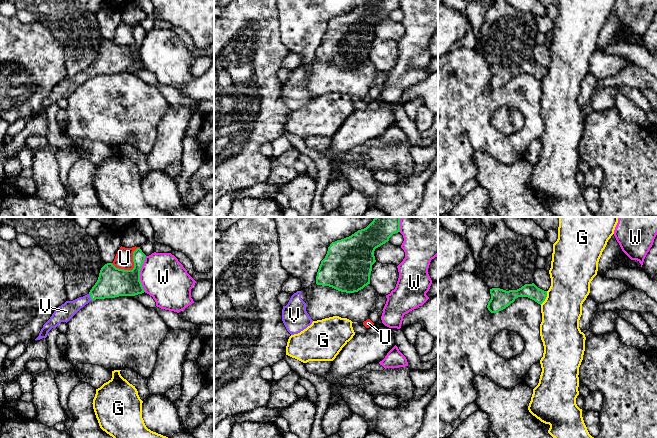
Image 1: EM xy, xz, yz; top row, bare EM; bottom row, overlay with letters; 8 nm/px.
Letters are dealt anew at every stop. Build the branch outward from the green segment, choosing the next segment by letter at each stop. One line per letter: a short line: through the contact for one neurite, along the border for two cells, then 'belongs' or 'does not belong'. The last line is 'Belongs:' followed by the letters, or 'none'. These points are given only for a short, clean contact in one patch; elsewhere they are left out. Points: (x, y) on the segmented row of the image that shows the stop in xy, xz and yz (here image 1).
G: does not belong
U: xy (139, 247), (133, 252), (131, 269), (119, 269), (111, 263) | does not belong
V: belongs
W: does not belong
Belongs: V

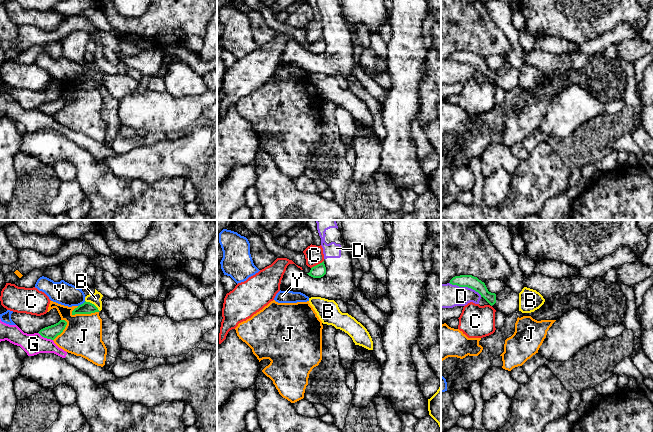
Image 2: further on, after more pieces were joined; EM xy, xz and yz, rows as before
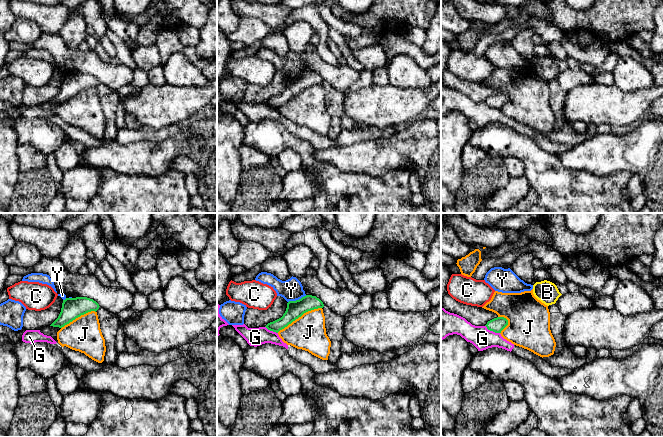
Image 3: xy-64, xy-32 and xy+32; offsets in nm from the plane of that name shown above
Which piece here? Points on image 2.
B: xy (85, 300), (92, 303), (99, 310) | does not belong
C: xz (323, 260), (311, 268) | does not belong
D: yz (449, 282), (459, 286), (470, 287), (481, 296) | does not belong
G: does not belong
J: does not belong
Y: xy (85, 301), (78, 306) | does not belong
Belongs: none

